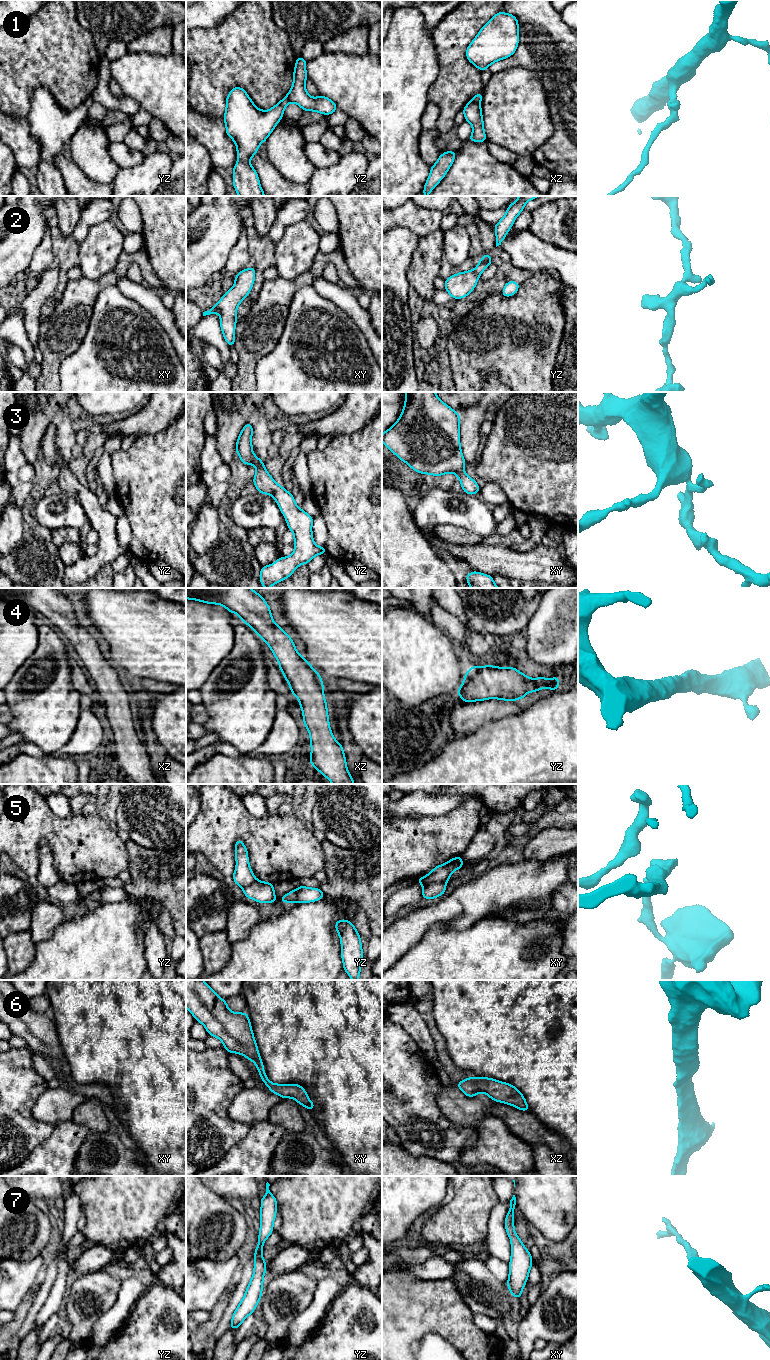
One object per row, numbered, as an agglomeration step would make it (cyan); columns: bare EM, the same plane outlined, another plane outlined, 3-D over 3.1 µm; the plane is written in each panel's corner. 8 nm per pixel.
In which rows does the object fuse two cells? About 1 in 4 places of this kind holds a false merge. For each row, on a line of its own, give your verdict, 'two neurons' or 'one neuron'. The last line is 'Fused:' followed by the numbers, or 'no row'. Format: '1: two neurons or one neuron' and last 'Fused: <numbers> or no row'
1: two neurons
2: one neuron
3: one neuron
4: one neuron
5: two neurons
6: one neuron
7: one neuron
Fused: 1, 5

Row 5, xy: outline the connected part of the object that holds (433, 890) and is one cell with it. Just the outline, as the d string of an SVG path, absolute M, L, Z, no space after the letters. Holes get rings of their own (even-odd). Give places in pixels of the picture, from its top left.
M431 883L424 886L422 890L423 899L434 899L445 894L446 883Z

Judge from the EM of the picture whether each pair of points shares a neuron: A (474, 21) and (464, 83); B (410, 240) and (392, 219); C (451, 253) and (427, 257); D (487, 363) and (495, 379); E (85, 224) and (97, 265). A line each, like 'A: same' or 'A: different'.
A: same
B: different
C: different
D: different
E: different

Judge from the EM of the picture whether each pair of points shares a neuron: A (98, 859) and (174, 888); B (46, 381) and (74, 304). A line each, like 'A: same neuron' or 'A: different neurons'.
A: different neurons
B: same neuron

